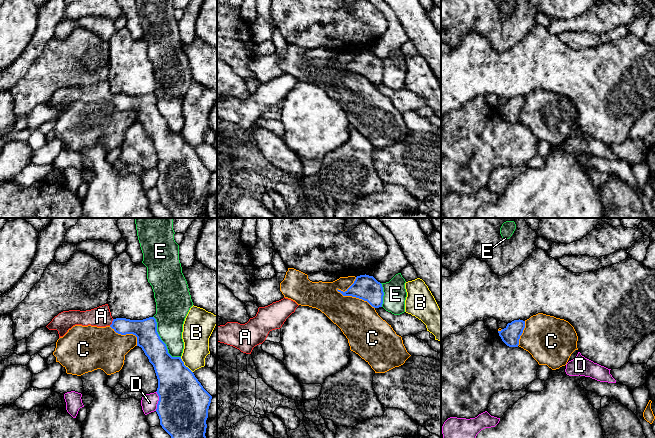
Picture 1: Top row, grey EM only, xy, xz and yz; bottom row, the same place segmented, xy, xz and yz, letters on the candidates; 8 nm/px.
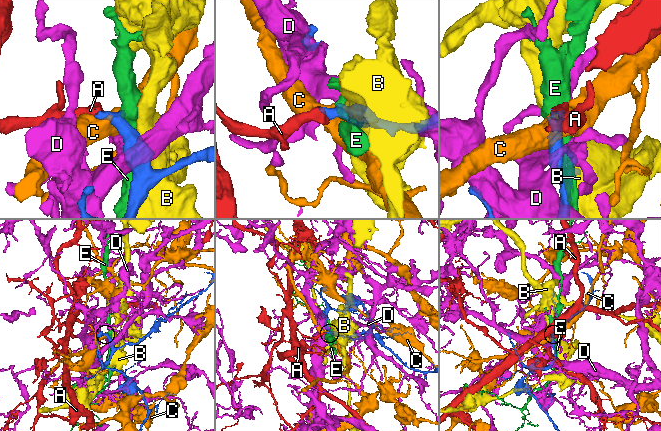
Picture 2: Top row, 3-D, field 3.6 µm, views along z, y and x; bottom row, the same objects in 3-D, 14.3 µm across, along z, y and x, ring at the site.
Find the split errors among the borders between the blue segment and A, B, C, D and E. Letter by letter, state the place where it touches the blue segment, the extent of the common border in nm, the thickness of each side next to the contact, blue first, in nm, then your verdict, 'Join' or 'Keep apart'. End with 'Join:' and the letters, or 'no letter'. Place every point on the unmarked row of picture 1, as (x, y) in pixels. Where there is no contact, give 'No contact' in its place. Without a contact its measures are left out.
A: Touches blue at xy (112, 98). Shared border 70 nm. Thickness 160 nm (blue) against 160 nm. Join
B: Touches blue at xy (184, 141). Shared border 160 nm. Thickness 360 nm (blue) against 220 nm. Keep apart
C: Touches blue at xz (355, 72). Shared border 340 nm. Thickness 200 nm (blue) against 320 nm. Keep apart
D: Touches blue at xy (158, 177). Shared border 160 nm. Thickness 400 nm (blue) against 130 nm. Keep apart
E: Touches blue at xy (161, 116). Shared border 400 nm. Thickness 220 nm (blue) against 260 nm. Keep apart
Join: A

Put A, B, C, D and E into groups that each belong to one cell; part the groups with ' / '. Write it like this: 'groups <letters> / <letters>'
groups A / B / C / D / E

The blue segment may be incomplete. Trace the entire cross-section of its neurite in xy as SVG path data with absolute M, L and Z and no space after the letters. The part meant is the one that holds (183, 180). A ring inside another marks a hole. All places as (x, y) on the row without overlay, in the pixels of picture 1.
M105 80L86 87L63 87L55 92L46 103L49 106L57 106L60 114L75 101L110 102L118 110L135 111L137 113L137 122L141 123L148 133L158 155L156 168L159 172L159 177L156 188L162 204L171 212L173 218L207 218L205 212L206 196L212 172L203 164L194 149L184 141L181 133L172 133L168 129L166 120L161 116L157 108L157 98L154 93L143 96L113 95L108 80Z

